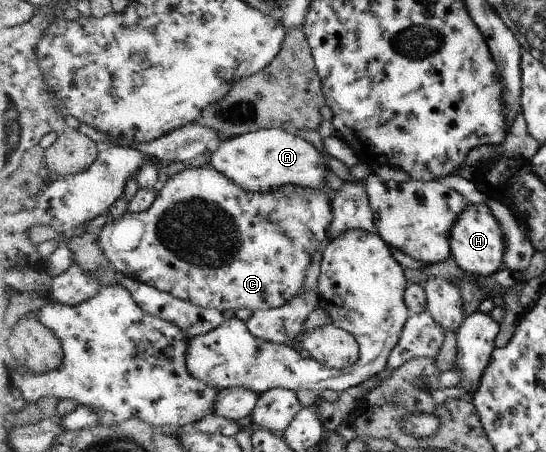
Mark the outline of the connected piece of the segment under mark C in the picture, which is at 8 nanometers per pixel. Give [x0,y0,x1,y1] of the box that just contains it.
[100,166,333,312]

